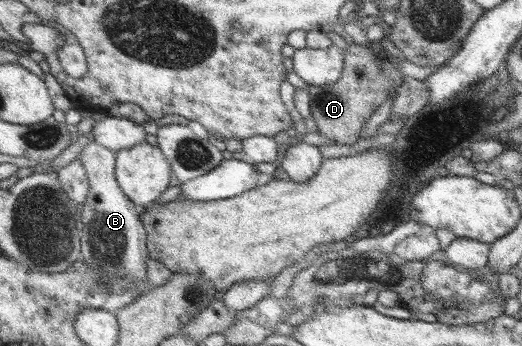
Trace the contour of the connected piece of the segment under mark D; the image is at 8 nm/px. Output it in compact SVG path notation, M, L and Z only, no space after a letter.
M381 41L370 42L366 47L351 44L347 51L343 50L344 64L340 80L325 87L308 88L316 131L335 145L352 145L358 141L370 115L388 98L389 91L396 91L404 78L397 68L397 62L397 57L387 52L381 46Z

